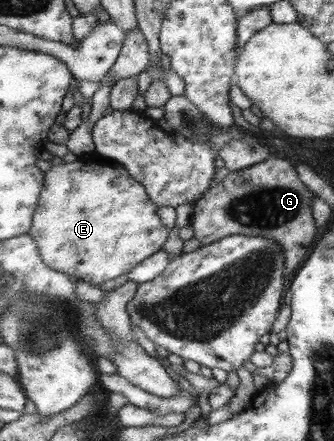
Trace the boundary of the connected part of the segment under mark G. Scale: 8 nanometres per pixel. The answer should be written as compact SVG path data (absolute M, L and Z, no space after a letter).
M269 155L249 167L229 172L221 182L201 195L192 207L189 224L200 245L209 245L228 235L264 237L274 241L285 259L283 279L289 277L303 261L307 245L315 239L311 217L313 193L297 179L293 167L283 157Z

